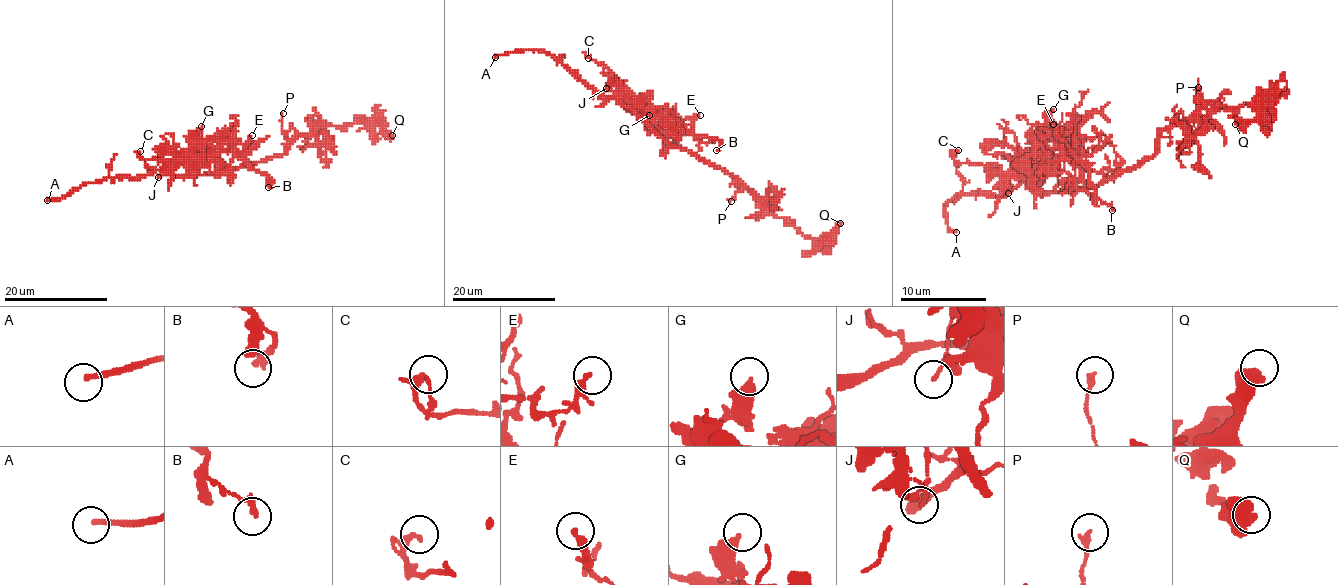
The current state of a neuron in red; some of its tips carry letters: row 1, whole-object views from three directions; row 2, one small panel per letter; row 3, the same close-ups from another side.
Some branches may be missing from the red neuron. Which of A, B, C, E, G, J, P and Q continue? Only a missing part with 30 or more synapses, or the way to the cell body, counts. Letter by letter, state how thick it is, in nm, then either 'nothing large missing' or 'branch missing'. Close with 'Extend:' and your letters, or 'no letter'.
A: 240 nm thick; branch missing
B: 240 nm thick; nothing large missing
C: 190 nm thick; nothing large missing
E: 190 nm thick; nothing large missing
G: 360 nm thick; nothing large missing
J: 90 nm thick; nothing large missing
P: 200 nm thick; nothing large missing
Q: 600 nm thick; nothing large missing
Extend: A

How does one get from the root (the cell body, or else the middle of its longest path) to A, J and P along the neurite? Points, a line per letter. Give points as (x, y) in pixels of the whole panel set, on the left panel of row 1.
A: (226, 168), (191, 175), (155, 170), (137, 178), (106, 178), (84, 183), (60, 199), (47, 200)
J: (226, 168), (213, 173), (174, 175), (169, 170), (169, 164), (164, 163), (158, 177)
P: (226, 168), (240, 168), (280, 156), (295, 135), (293, 129), (284, 135), (283, 113)

